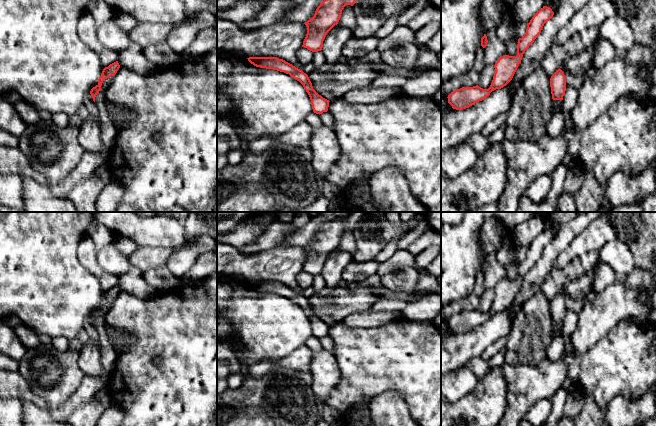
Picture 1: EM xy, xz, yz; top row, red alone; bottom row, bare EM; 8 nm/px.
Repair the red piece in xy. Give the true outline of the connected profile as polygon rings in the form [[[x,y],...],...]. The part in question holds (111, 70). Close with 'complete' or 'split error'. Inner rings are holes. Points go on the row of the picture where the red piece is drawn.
[[[116,61],[112,64],[110,64],[108,67],[105,67],[103,69],[101,77],[98,79],[98,84],[95,87],[93,87],[90,91],[90,94],[91,94],[94,102],[95,102],[96,95],[101,90],[103,81],[111,76],[114,76],[117,73],[117,71],[119,70],[119,68],[120,68],[120,65],[119,65],[118,61]]]; complete

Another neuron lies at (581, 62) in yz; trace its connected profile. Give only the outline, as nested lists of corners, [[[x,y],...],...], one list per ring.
[[[592,43],[585,49],[570,58],[560,67],[565,77],[568,74],[577,74],[586,71],[589,67],[593,66],[593,56],[595,52],[595,44]]]

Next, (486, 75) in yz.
[[[485,65],[485,67],[480,72],[480,77],[477,85],[483,89],[488,89],[493,80],[494,72],[494,65]]]

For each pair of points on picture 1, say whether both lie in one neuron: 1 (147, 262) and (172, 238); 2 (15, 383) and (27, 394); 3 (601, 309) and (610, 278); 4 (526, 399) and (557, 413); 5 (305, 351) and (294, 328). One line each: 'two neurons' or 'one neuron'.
1: two neurons
2: one neuron
3: two neurons
4: two neurons
5: two neurons

